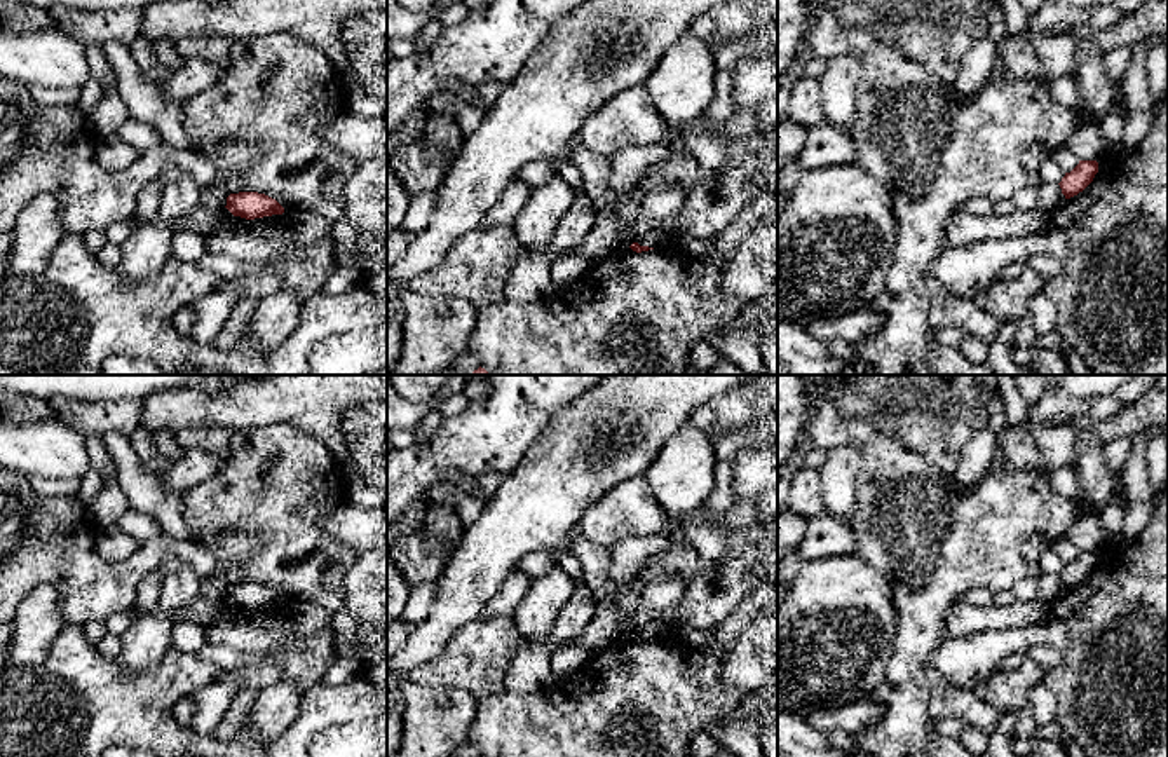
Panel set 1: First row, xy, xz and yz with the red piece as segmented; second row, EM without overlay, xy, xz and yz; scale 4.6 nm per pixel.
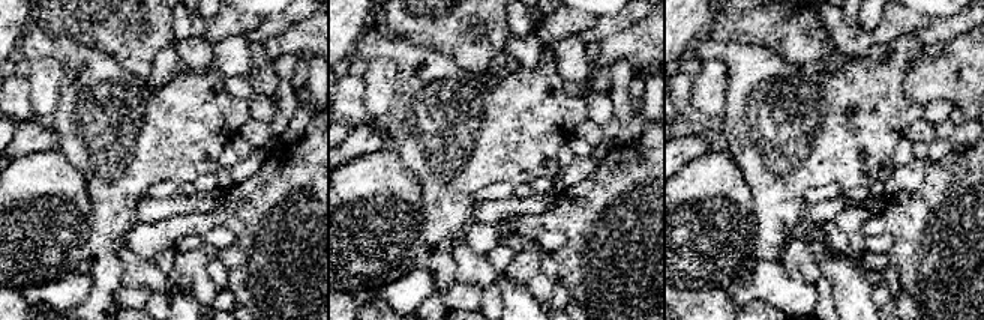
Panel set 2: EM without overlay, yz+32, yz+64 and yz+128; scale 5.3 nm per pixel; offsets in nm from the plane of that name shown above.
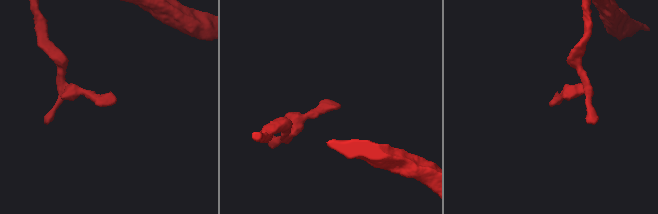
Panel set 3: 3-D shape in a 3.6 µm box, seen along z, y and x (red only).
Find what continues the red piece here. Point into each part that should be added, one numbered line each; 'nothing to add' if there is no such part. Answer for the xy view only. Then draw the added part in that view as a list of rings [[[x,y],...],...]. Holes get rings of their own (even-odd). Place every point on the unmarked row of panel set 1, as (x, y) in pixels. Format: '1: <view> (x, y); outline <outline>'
nothing to add

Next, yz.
nothing to add

